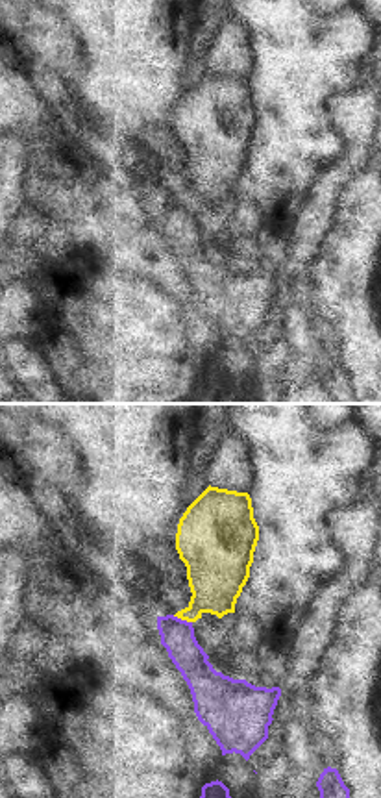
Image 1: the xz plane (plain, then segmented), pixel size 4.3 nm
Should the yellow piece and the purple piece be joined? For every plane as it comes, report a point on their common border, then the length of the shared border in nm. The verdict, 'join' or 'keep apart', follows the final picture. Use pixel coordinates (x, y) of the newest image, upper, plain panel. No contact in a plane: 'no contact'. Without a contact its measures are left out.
contact (182, 204); length 90 nm

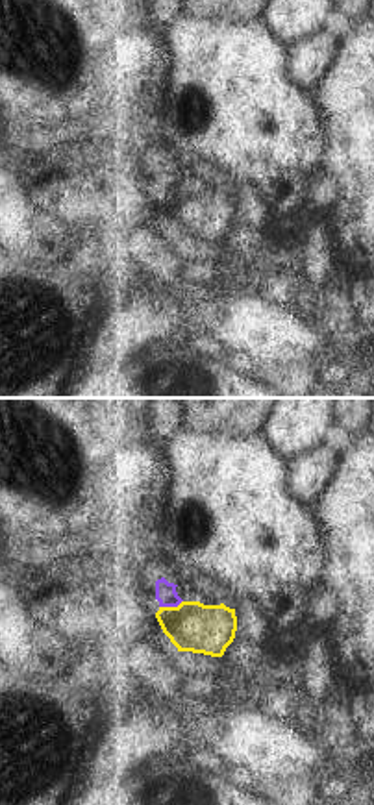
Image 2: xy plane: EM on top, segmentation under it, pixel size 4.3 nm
contact (171, 193); length 110 nm

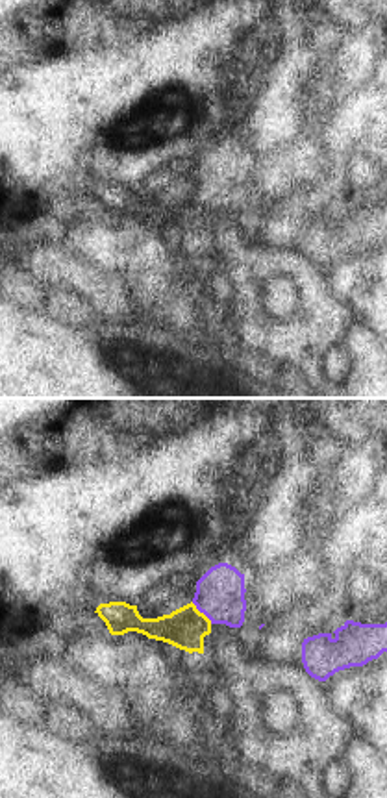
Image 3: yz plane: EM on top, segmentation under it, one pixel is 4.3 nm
contact (202, 199); length 130 nm

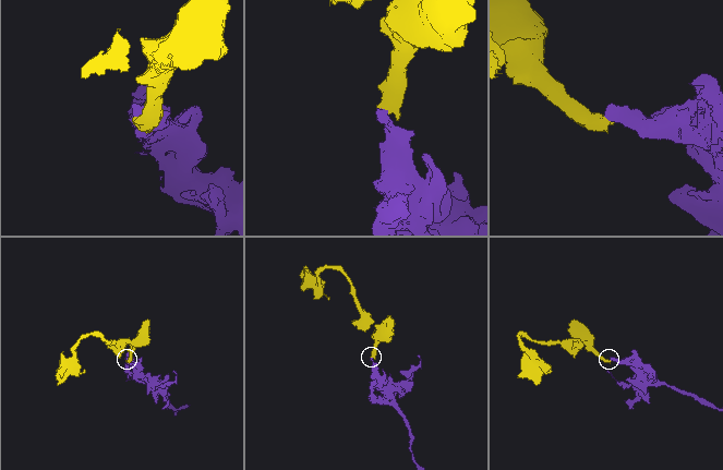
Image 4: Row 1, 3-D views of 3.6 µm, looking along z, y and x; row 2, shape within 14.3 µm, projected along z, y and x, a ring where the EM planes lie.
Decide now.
keep apart

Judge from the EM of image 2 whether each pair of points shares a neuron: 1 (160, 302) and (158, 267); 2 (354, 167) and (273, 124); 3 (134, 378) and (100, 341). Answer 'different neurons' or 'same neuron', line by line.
1: different neurons
2: different neurons
3: different neurons

